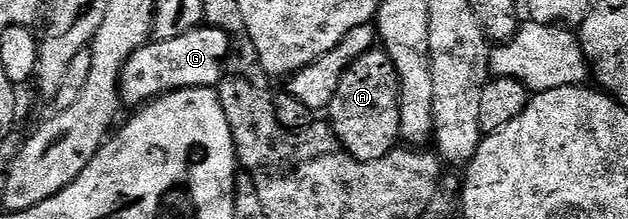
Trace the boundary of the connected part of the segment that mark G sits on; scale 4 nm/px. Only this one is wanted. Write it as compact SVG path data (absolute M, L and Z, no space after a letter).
M202 24L186 36L174 36L174 40L150 40L124 65L120 74L120 96L125 107L139 108L154 102L173 90L219 87L224 79L224 68L230 57L232 45L218 28Z

